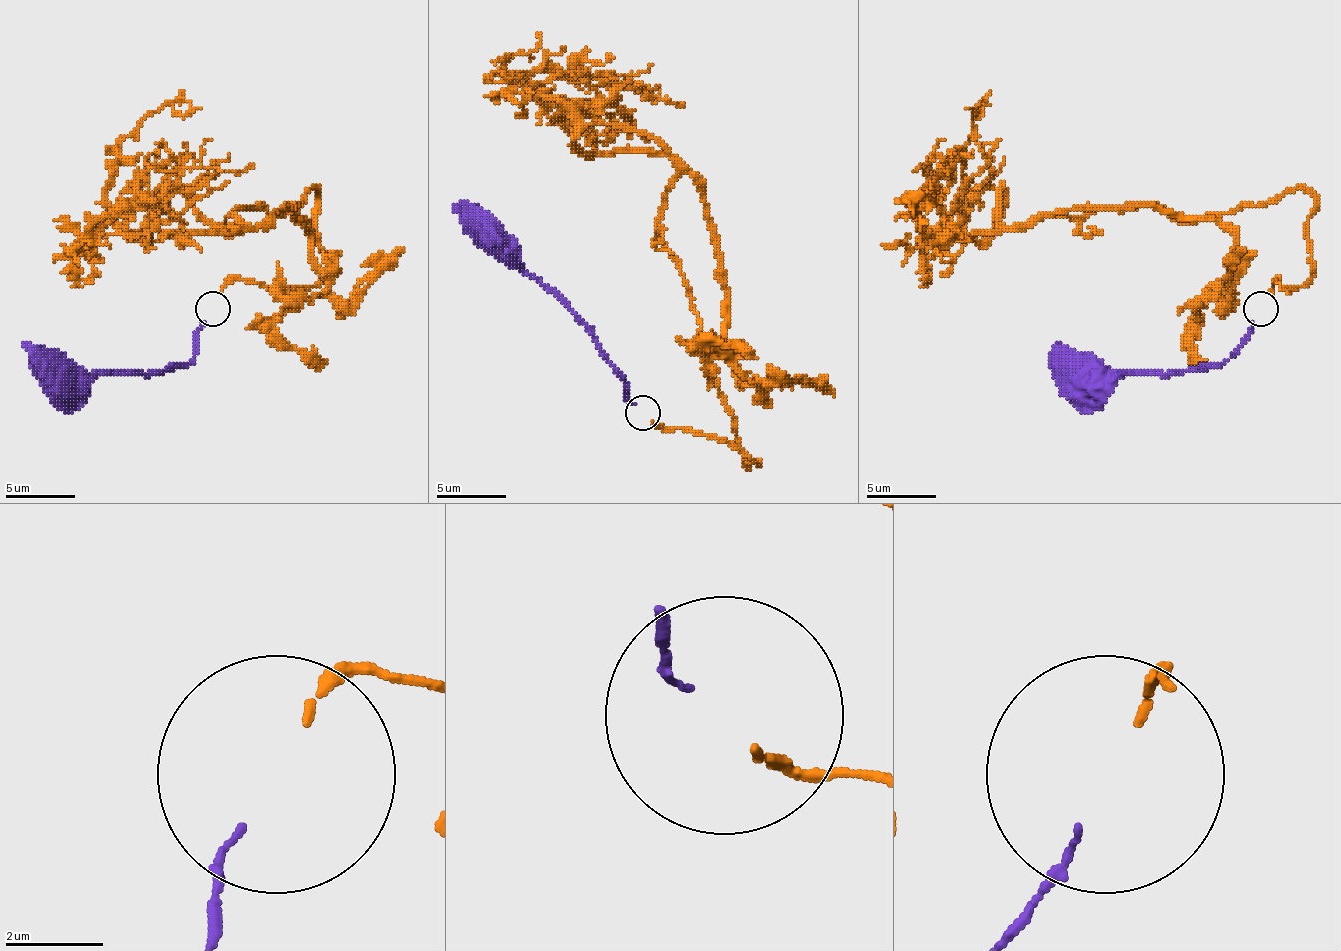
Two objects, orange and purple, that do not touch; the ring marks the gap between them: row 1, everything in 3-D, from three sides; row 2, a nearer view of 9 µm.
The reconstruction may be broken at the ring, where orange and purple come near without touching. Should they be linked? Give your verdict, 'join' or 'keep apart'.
join

